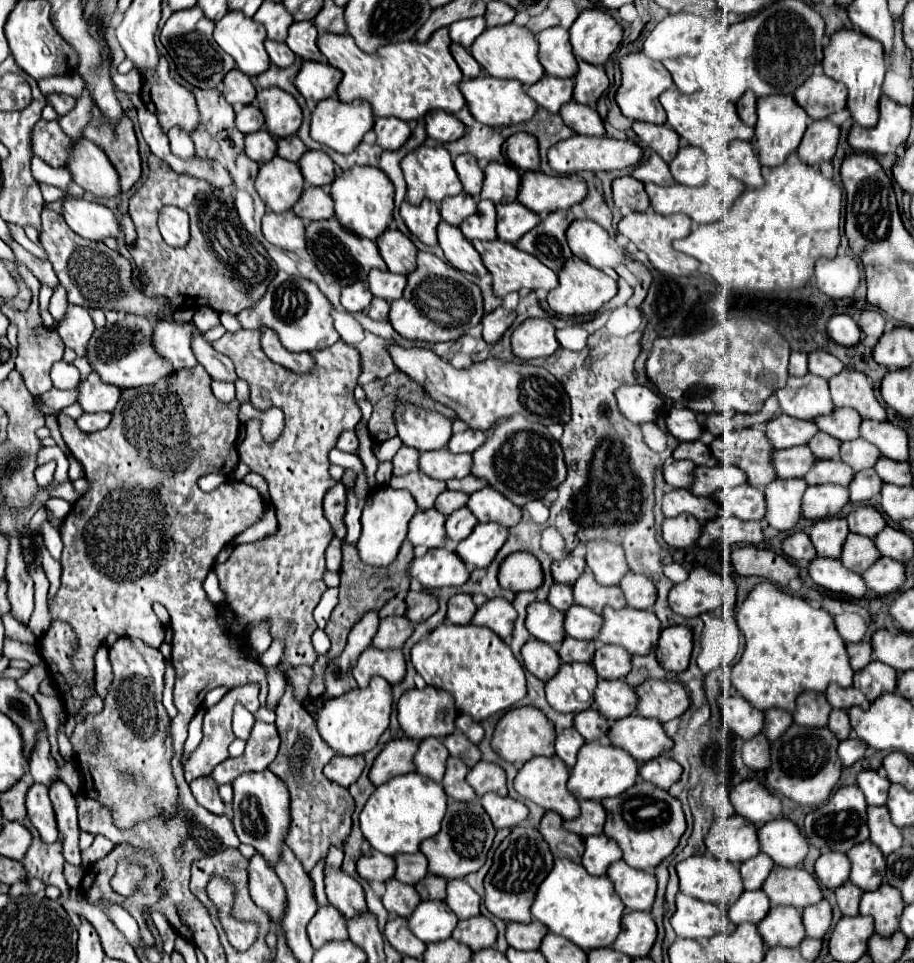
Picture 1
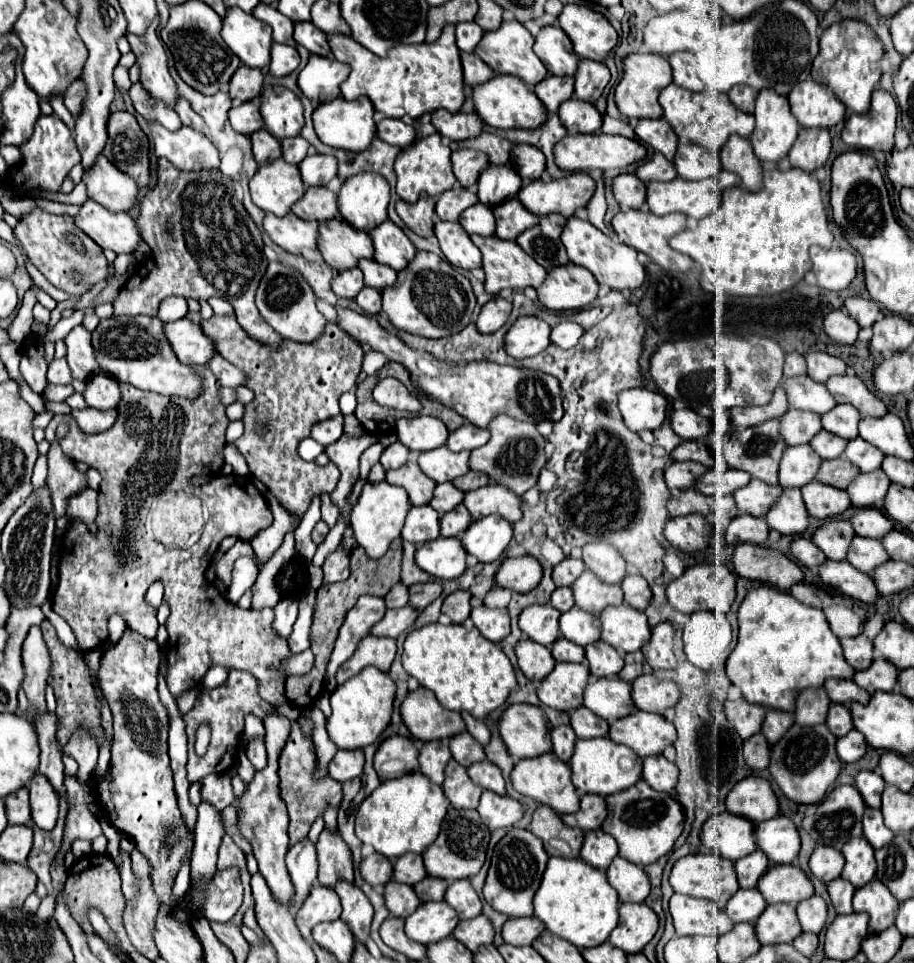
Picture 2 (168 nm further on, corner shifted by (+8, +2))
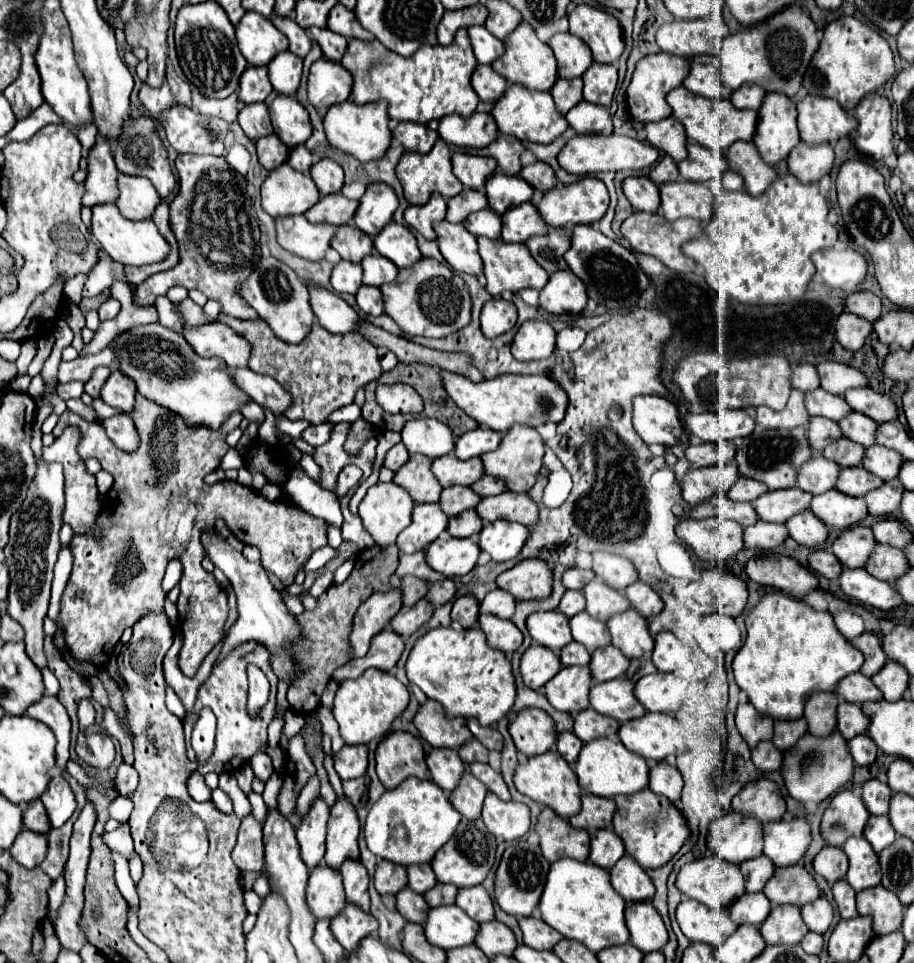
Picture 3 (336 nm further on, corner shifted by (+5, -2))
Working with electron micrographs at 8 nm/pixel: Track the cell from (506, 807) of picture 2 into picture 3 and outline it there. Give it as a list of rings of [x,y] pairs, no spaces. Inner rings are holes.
[[[488,793],[482,821],[498,841],[516,841],[530,827],[530,809],[524,803],[500,801],[494,793]]]

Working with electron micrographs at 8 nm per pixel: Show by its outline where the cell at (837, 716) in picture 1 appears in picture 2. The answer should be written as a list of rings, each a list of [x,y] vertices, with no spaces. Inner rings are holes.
[[[831,703],[829,715],[827,715],[827,727],[831,729],[831,733],[835,737],[847,735],[853,729],[851,711],[845,705],[841,705],[841,703]]]

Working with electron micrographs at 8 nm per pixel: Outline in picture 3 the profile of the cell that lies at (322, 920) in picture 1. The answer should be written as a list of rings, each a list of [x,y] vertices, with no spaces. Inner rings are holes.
[[[318,865],[308,879],[306,905],[316,921],[334,919],[346,907],[346,897],[342,889],[342,877],[326,865]]]

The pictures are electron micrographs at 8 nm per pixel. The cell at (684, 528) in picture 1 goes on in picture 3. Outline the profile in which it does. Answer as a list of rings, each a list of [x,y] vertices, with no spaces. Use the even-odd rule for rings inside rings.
[[[708,517],[708,519],[684,519],[676,525],[676,535],[678,539],[690,547],[696,557],[700,557],[702,561],[726,561],[732,555],[736,555],[744,545],[742,545],[742,527],[736,521],[730,519],[722,519],[722,517]]]

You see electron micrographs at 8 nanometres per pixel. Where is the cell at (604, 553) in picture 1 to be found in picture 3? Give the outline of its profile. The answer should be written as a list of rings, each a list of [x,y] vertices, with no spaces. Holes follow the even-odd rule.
[[[596,551],[596,553],[592,553],[592,557],[594,557],[592,571],[606,585],[610,585],[618,591],[626,589],[630,583],[634,583],[638,579],[636,567],[626,557],[620,557],[620,555],[608,553],[608,551]]]

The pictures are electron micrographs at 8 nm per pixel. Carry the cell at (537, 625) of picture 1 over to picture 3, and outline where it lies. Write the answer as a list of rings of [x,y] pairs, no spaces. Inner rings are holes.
[[[538,611],[526,619],[526,627],[532,641],[552,651],[560,651],[572,641],[568,617],[560,611]]]

